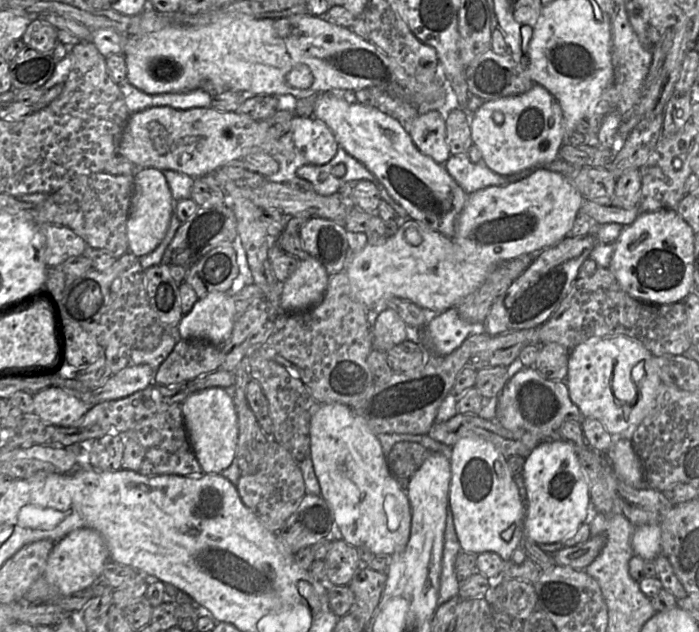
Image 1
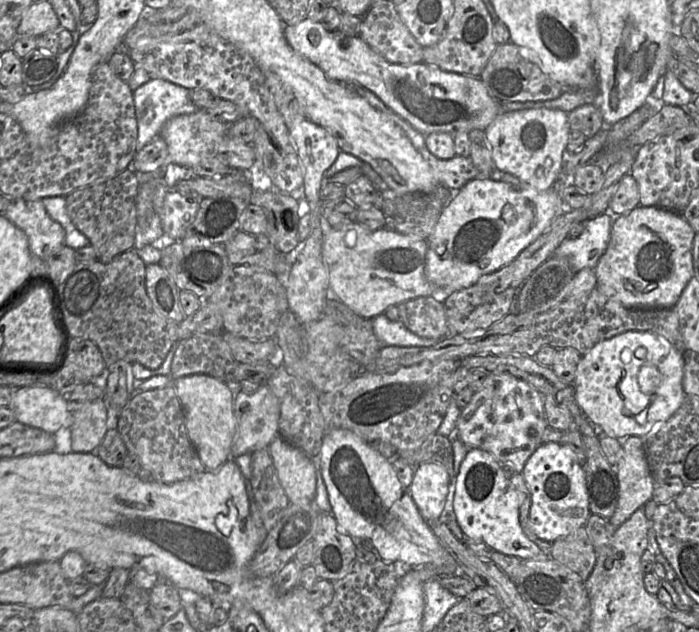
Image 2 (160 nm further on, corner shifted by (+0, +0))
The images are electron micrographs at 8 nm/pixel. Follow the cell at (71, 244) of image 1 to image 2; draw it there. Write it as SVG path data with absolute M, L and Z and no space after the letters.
M11 199L4 215L28 238L32 255L48 258L65 245L65 230L48 214L41 200Z

